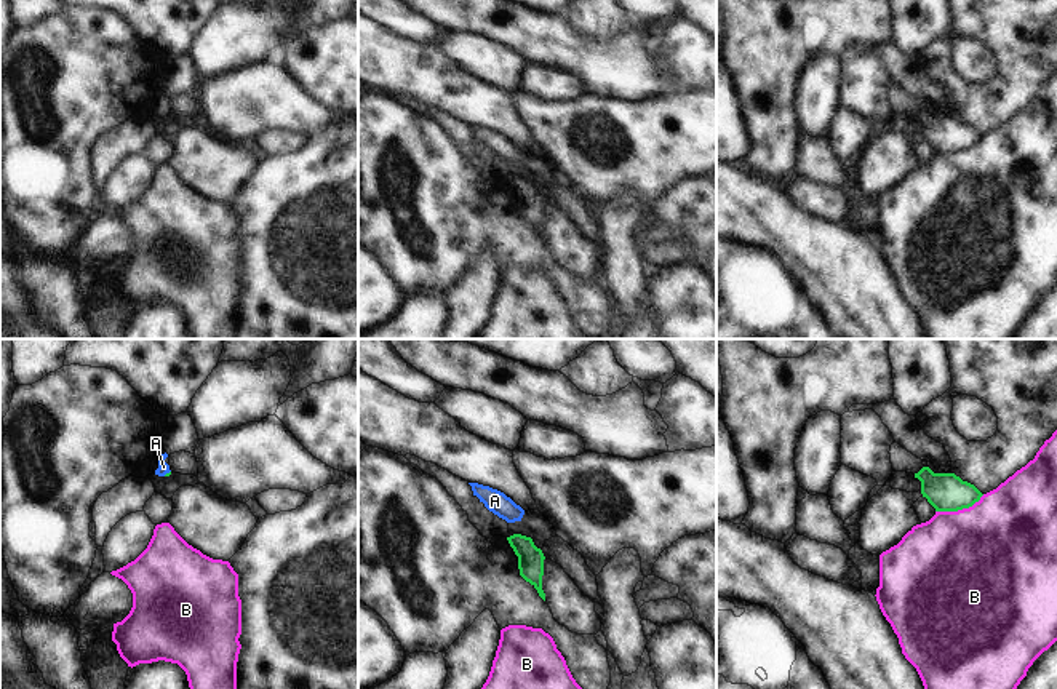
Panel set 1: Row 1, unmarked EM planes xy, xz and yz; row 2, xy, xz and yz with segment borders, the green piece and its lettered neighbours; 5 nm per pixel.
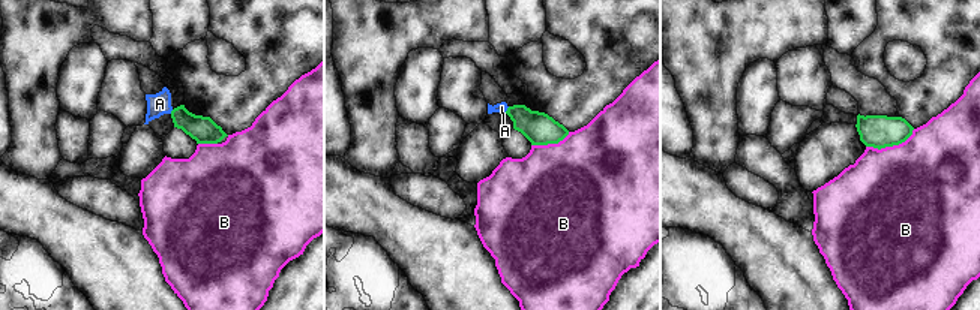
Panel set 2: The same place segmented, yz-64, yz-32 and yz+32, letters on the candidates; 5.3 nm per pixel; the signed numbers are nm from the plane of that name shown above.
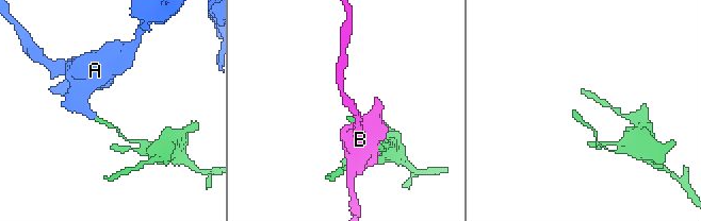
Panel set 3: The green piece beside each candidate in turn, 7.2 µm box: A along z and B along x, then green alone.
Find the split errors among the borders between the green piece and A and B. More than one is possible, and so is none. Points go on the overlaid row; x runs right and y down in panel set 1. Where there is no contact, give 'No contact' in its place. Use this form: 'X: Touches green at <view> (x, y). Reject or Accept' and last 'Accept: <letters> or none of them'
A: Touches green at xy (167, 473). Reject
B: Touches green at yz (960, 509). Reject
Accept: none of them.

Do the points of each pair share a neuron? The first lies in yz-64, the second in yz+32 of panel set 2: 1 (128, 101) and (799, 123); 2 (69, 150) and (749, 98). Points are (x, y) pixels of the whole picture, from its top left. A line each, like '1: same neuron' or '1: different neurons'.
1: different neurons
2: different neurons

